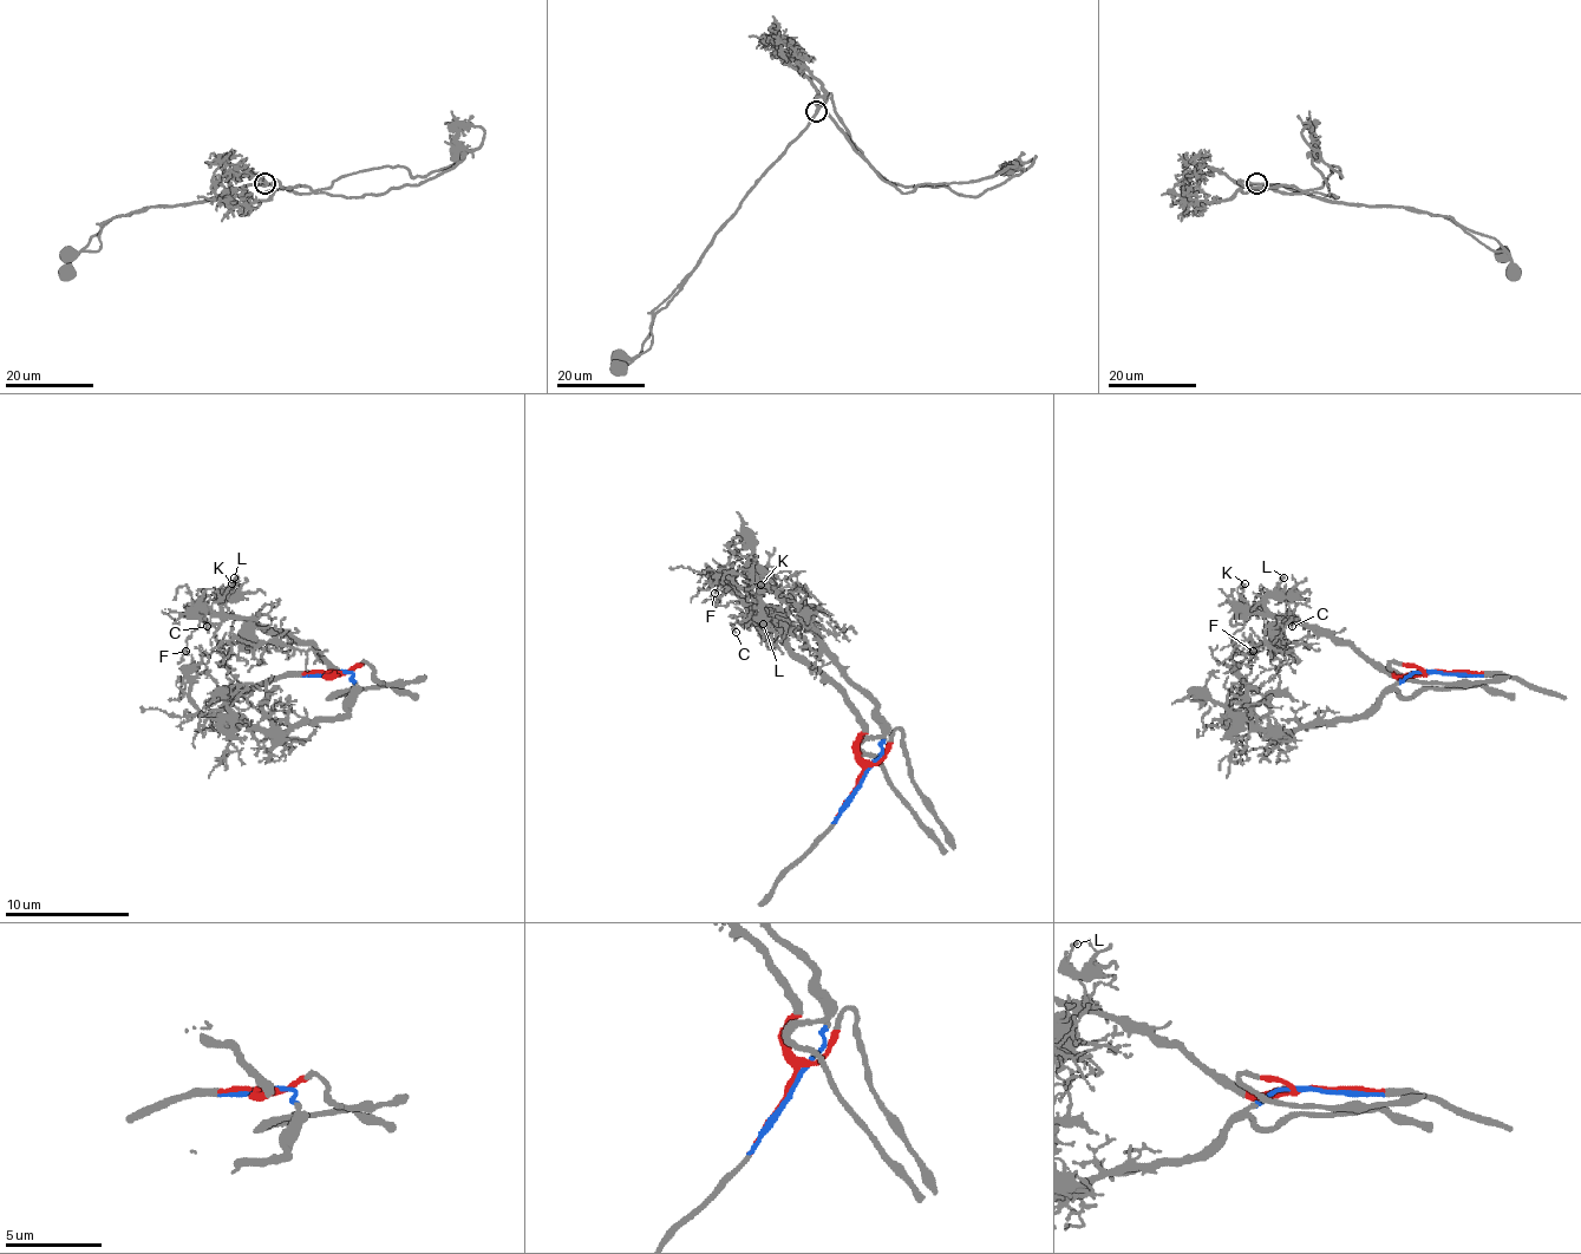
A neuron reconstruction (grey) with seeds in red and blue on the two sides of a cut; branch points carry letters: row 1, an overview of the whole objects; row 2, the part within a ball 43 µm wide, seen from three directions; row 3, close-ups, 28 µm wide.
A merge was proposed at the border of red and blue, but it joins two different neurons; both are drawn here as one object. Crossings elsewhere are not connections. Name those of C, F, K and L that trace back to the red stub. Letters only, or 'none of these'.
C, F, K, L

